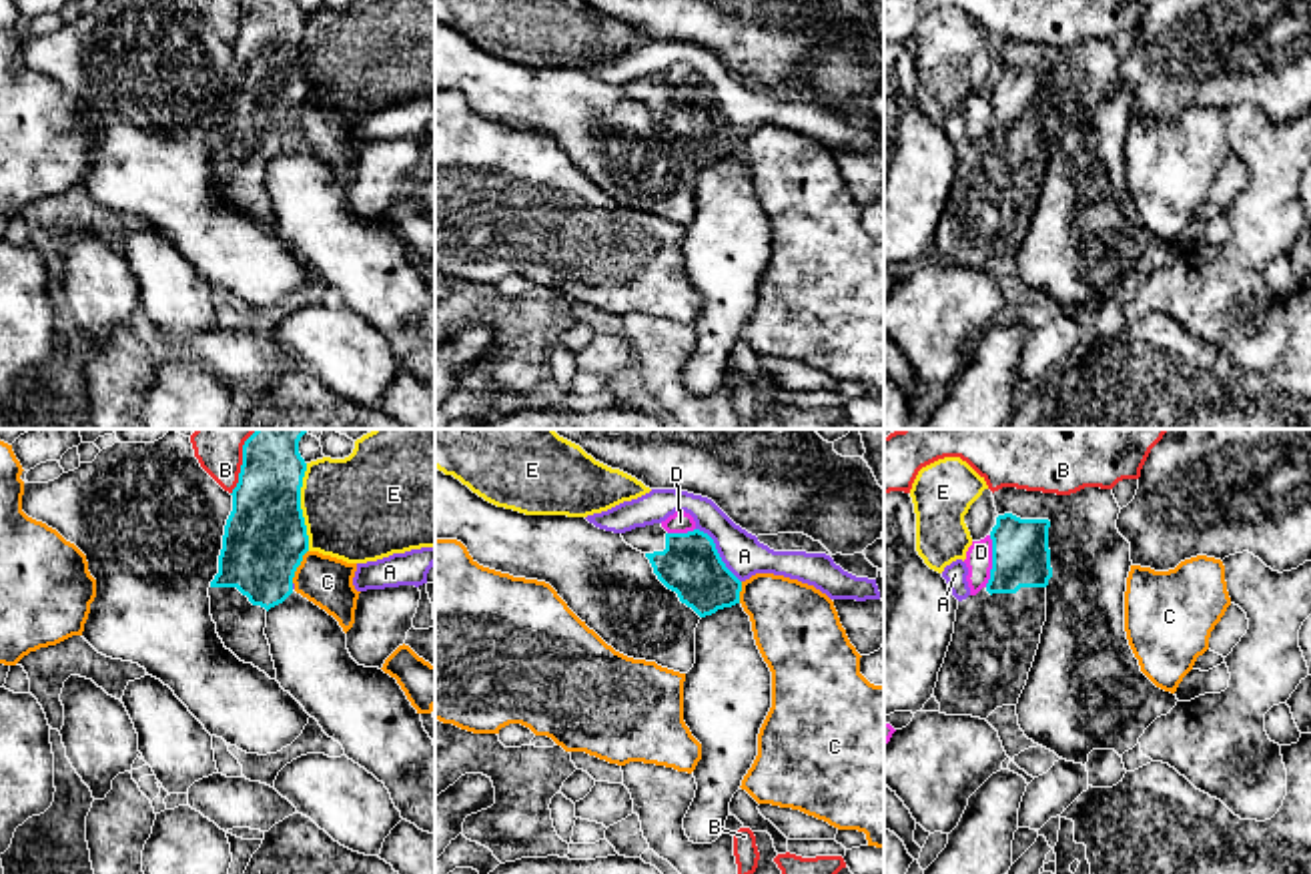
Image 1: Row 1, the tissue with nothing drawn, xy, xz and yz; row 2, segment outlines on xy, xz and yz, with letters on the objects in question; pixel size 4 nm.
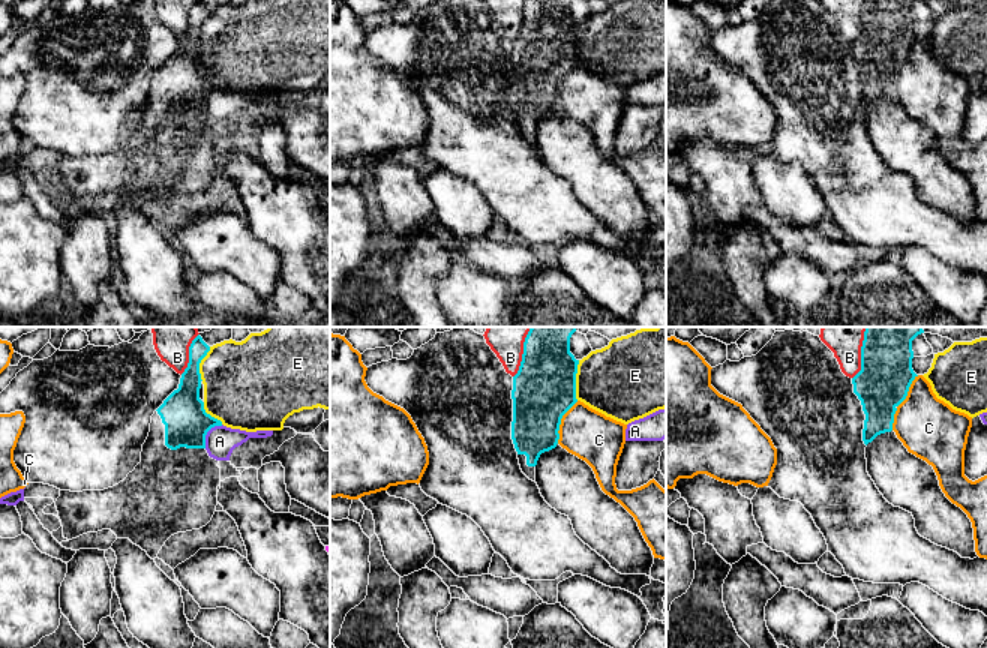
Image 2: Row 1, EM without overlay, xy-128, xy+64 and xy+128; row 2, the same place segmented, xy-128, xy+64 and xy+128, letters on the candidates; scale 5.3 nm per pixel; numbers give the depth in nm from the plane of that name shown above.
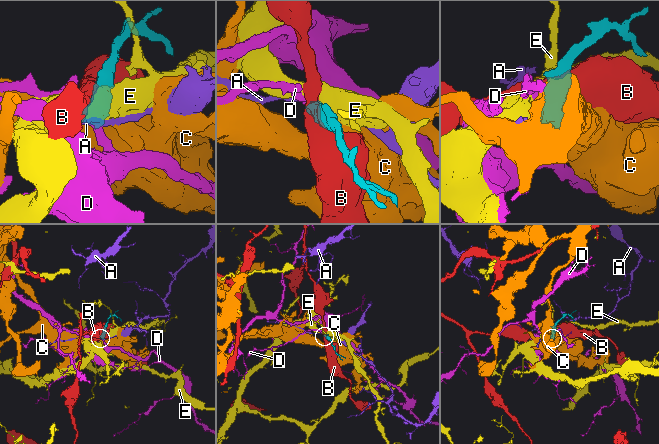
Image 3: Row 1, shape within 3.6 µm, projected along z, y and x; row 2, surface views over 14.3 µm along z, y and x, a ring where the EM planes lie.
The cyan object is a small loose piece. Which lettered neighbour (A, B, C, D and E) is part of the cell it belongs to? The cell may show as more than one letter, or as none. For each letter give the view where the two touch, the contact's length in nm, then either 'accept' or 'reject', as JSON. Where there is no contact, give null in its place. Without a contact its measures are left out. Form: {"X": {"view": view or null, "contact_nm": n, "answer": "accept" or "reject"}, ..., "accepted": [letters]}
{"A": {"view": "xz", "contact_nm": 280, "answer": "reject"}, "B": {"view": "xy", "contact_nm": 190, "answer": "reject"}, "C": {"view": "xy", "contact_nm": 150, "answer": "reject"}, "D": {"view": "yz", "contact_nm": 200, "answer": "reject"}, "E": {"view": "xy", "contact_nm": 360, "answer": "reject"}, "accepted": []}

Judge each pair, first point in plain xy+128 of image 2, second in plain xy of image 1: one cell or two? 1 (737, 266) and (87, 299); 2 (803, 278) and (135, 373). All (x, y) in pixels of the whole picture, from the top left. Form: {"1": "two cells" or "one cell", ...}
{"1": "two cells", "2": "two cells"}

